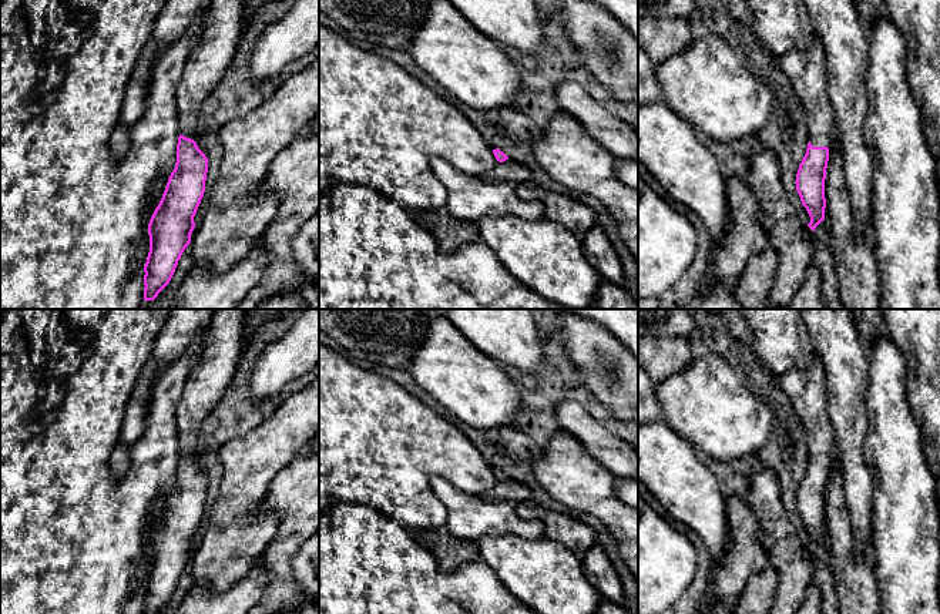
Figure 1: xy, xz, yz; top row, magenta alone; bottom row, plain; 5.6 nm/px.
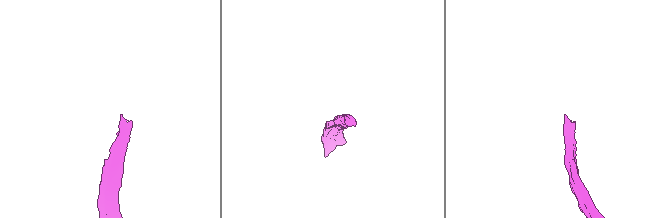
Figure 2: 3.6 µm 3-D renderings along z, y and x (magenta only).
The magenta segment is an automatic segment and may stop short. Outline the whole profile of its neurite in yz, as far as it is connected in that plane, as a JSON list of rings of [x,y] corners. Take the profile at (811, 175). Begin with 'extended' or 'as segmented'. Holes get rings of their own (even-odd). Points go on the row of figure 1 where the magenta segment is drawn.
extended; [[[820,38],[808,50],[790,50],[775,57],[806,115],[809,142],[796,174],[796,191],[815,228],[825,219],[825,179],[832,147],[833,108],[827,94],[827,64]]]

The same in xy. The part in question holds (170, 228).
extended; [[[212,0],[199,40],[187,57],[177,88],[177,162],[148,224],[144,301],[154,301],[169,283],[191,242],[208,172],[208,158],[195,142],[198,114],[236,53],[244,11],[245,0]]]

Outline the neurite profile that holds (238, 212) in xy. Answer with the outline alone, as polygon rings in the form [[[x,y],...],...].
[[[319,57],[298,74],[283,80],[258,108],[219,130],[224,154],[207,212],[191,234],[194,265],[207,264],[209,271],[218,275],[248,255],[268,228],[279,204],[276,194],[261,191],[269,167],[296,135],[305,132],[318,113]]]

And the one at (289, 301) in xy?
[[[295,292],[269,298],[265,302],[261,302],[258,309],[306,309]]]

